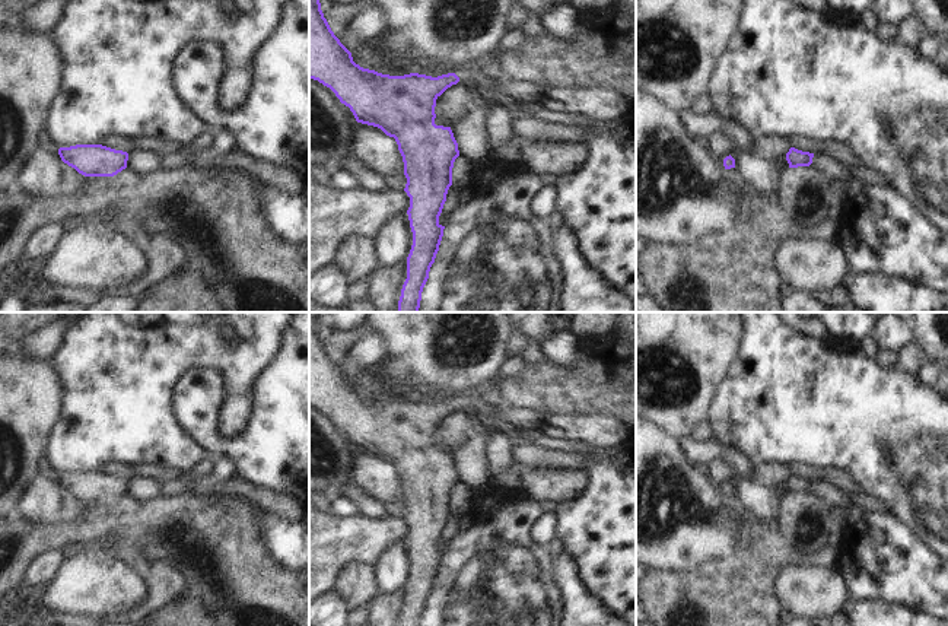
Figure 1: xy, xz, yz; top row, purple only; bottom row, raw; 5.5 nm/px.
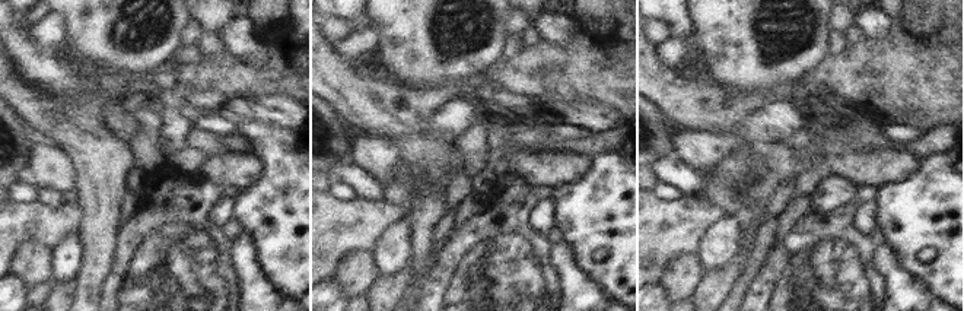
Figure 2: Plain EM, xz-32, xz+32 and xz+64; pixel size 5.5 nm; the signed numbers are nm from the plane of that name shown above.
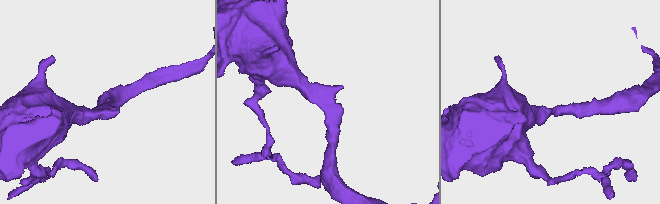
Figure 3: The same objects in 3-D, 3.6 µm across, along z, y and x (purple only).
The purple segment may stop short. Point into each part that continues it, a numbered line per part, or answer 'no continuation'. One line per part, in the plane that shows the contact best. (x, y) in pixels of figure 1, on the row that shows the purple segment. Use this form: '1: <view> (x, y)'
no continuation

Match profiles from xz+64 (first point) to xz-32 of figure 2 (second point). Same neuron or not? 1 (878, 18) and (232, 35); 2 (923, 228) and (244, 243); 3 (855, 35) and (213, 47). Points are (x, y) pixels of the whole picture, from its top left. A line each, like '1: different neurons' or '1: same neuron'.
1: same neuron
2: different neurons
3: same neuron

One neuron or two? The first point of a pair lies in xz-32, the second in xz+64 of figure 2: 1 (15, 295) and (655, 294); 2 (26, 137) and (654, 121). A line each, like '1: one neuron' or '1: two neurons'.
1: one neuron
2: one neuron

